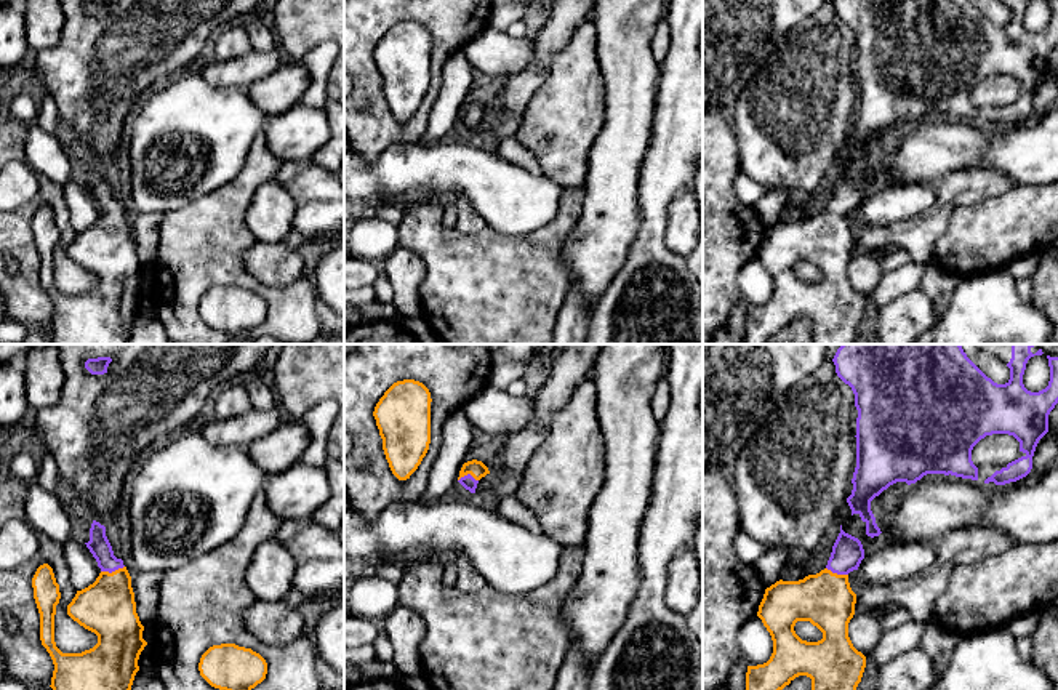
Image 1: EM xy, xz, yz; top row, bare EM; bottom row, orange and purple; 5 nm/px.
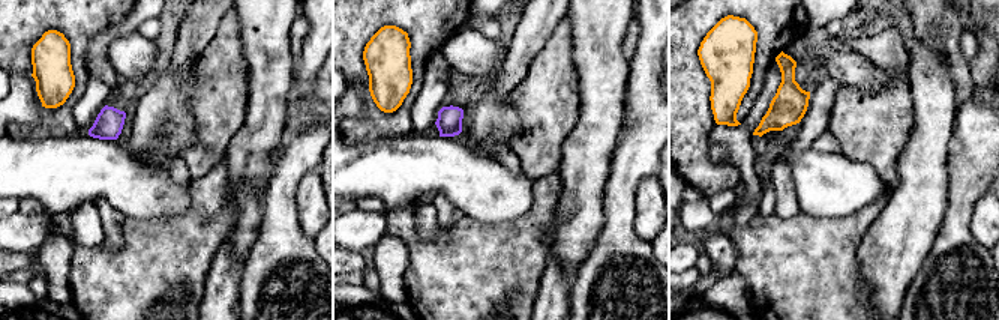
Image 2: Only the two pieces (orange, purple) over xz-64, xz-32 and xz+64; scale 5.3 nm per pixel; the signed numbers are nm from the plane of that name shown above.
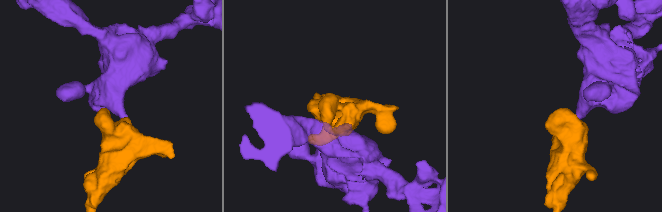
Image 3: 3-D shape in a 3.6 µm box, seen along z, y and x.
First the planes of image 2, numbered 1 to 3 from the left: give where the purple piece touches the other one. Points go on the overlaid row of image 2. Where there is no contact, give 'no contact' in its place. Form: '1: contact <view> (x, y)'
1: no contact
2: no contact
3: no contact

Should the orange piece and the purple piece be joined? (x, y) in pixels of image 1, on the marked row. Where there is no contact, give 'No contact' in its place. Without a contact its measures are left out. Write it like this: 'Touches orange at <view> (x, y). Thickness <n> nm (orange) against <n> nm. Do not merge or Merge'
Touches orange at xy (112, 572). Thickness 280 nm (orange) against 110 nm. Merge

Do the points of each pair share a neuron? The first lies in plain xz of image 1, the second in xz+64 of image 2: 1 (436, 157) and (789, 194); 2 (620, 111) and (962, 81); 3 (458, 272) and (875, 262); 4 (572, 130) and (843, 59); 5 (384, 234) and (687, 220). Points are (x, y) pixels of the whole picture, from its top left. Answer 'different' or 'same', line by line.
1: different
2: different
3: different
4: different
5: same

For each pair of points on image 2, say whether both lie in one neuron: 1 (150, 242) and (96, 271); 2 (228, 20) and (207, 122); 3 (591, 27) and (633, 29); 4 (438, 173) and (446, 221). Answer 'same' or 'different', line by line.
1: same
2: same
3: different
4: different

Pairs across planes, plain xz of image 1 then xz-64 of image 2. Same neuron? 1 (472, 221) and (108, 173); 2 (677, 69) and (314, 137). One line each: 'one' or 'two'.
1: two
2: one

